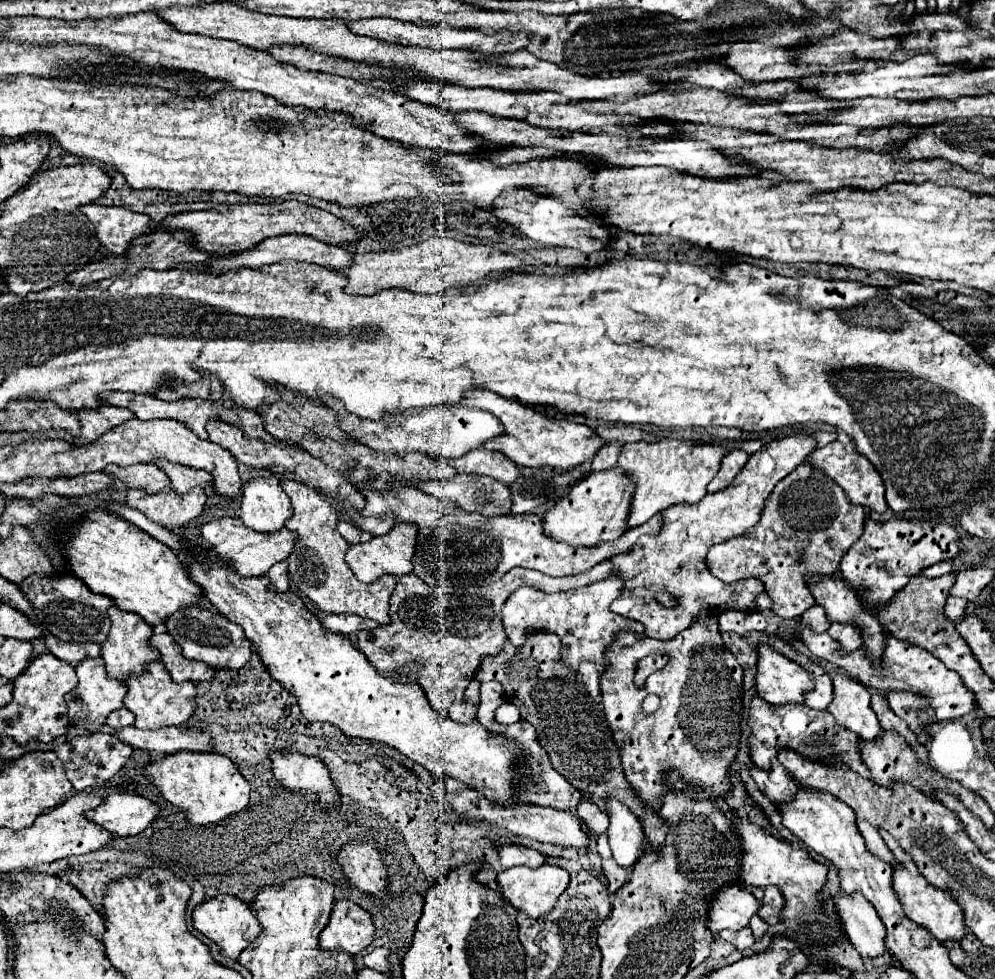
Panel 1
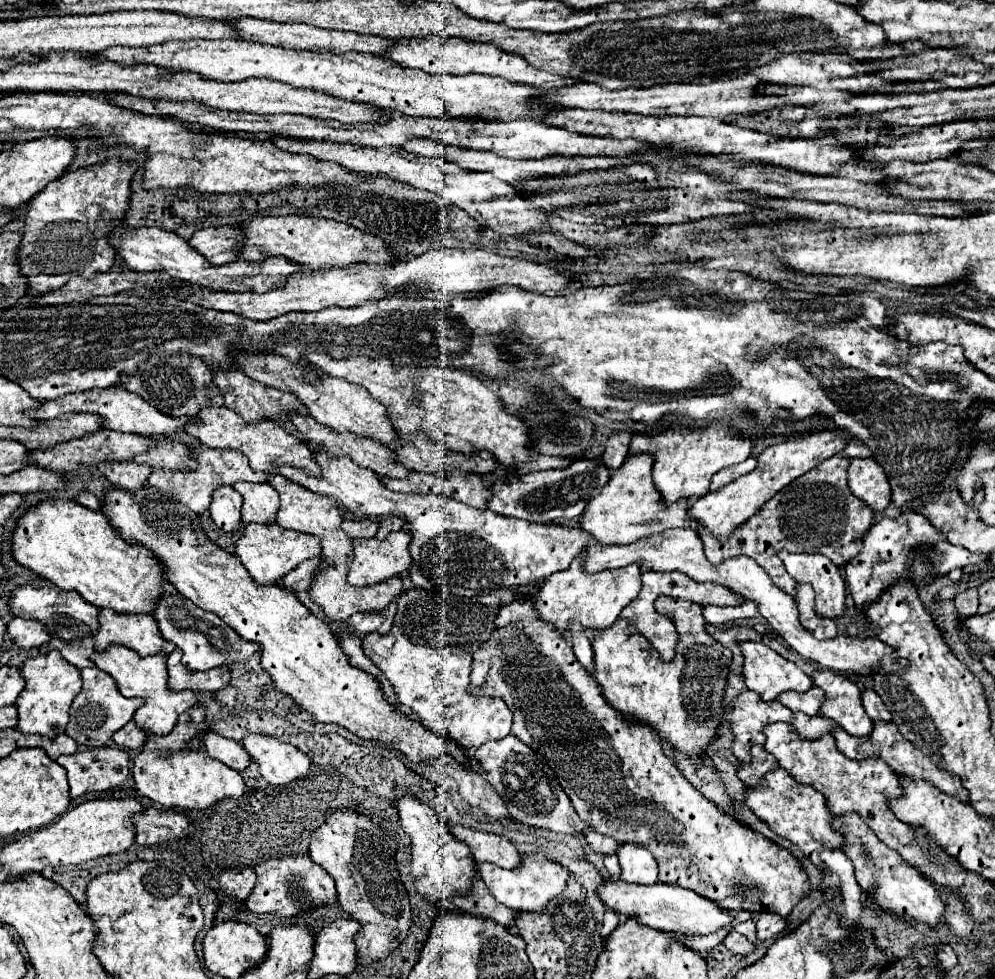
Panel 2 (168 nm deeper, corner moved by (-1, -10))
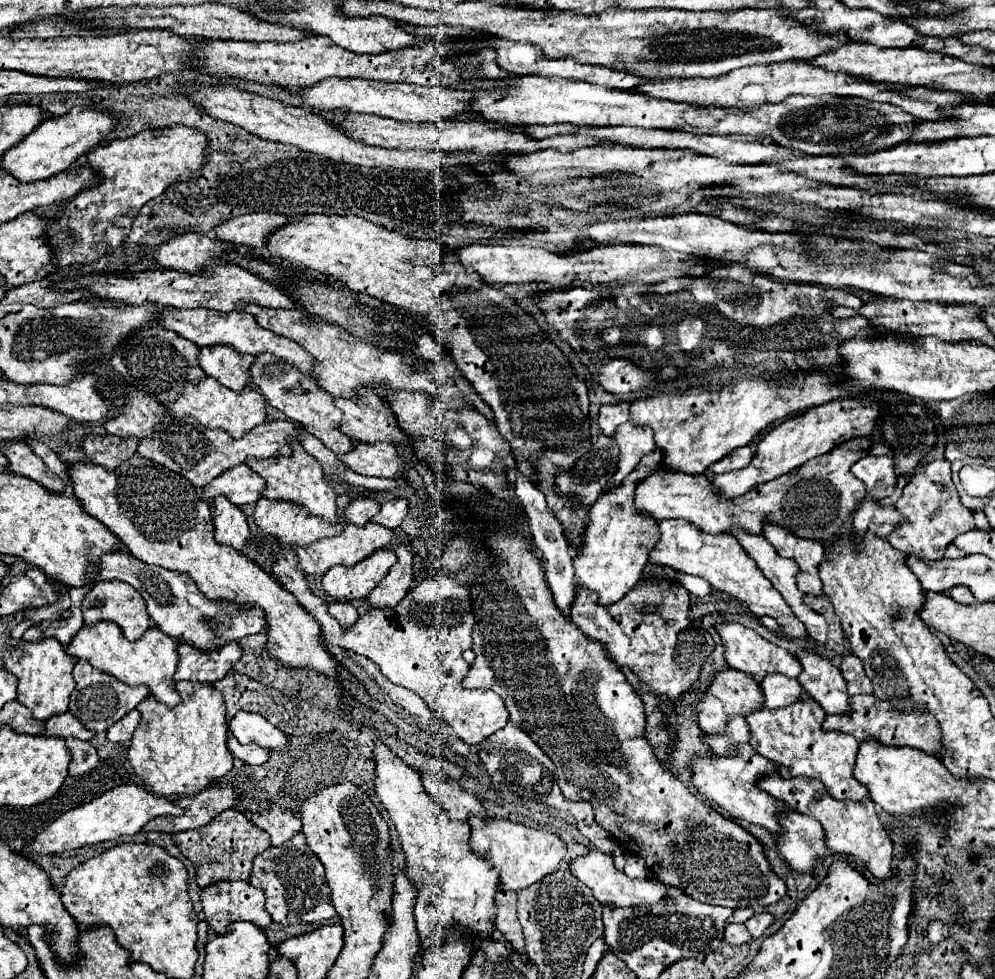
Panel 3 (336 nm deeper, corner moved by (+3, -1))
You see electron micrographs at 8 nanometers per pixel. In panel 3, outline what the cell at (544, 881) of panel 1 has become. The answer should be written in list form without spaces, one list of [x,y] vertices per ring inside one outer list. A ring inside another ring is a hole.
[[[472,816],[468,824],[472,828],[472,838],[470,838],[472,850],[498,870],[500,884],[512,892],[540,882],[544,876],[554,872],[556,866],[566,856],[566,844],[548,830],[534,830],[530,826],[514,824],[502,818],[482,820],[478,816]]]

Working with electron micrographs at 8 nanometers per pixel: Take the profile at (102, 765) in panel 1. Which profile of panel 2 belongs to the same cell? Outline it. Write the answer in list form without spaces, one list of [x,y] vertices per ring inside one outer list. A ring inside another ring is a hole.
[[[98,747],[56,759],[68,771],[70,797],[108,791],[128,775],[128,755],[118,747]]]

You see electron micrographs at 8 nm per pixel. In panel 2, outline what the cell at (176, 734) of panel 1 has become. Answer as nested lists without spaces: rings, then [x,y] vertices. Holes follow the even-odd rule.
[[[206,733],[202,737],[196,737],[192,743],[192,747],[202,747],[210,757],[222,761],[224,765],[236,769],[236,771],[244,771],[250,765],[250,757],[246,753],[246,749],[226,737],[220,737],[216,733]]]

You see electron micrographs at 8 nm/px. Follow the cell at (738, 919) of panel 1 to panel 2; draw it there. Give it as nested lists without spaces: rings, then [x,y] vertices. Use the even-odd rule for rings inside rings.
[[[614,879],[614,881],[602,881],[596,893],[600,901],[606,905],[606,909],[612,909],[622,919],[636,917],[638,923],[658,929],[658,931],[666,931],[666,933],[678,931],[678,933],[708,935],[722,927],[728,927],[732,921],[732,917],[724,909],[720,909],[716,903],[708,901],[706,897],[700,897],[698,893],[690,889],[678,887],[678,885],[656,883],[656,885],[644,887],[644,885],[630,885],[620,879]]]

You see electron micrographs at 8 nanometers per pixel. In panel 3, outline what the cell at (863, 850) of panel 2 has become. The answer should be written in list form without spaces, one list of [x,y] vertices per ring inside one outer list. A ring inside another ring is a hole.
[[[772,774],[772,776],[762,778],[758,786],[762,790],[766,790],[768,794],[772,794],[774,798],[784,800],[792,810],[816,818],[824,828],[824,834],[826,834],[824,840],[826,840],[828,848],[844,854],[846,858],[862,860],[866,870],[878,880],[890,878],[894,848],[892,848],[892,840],[890,840],[888,832],[884,830],[884,826],[880,824],[880,820],[876,816],[874,802],[834,800],[832,796],[828,796],[828,790],[818,780],[806,780],[806,778],[784,780],[780,774]]]

